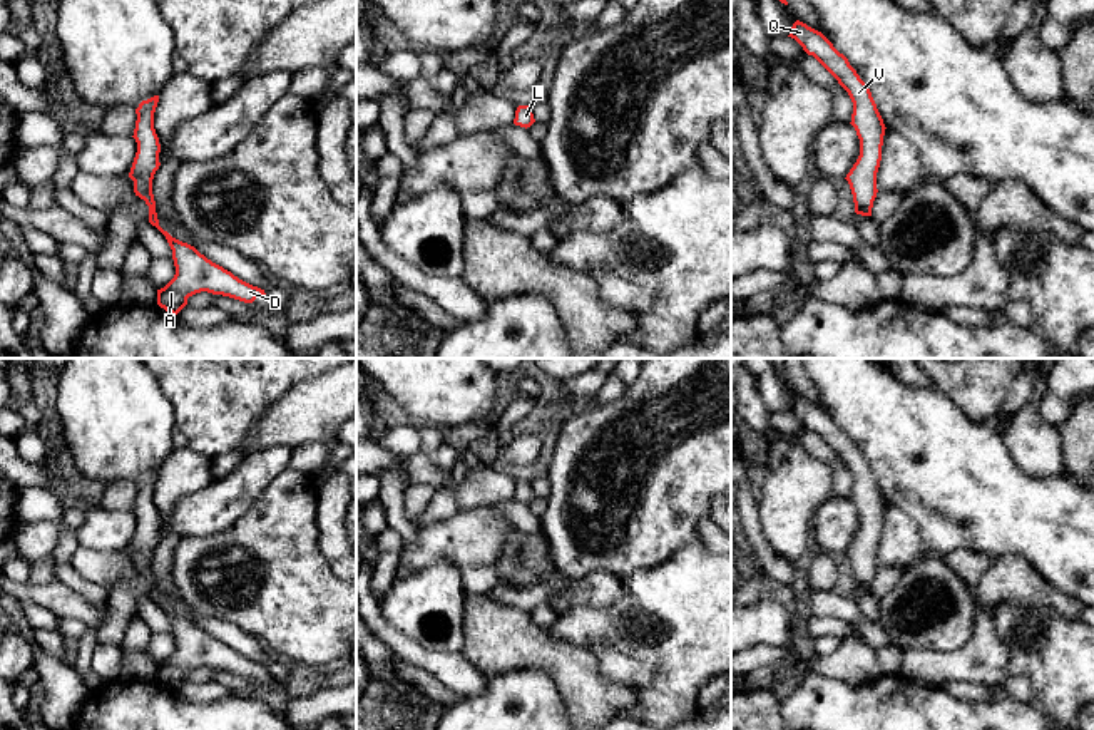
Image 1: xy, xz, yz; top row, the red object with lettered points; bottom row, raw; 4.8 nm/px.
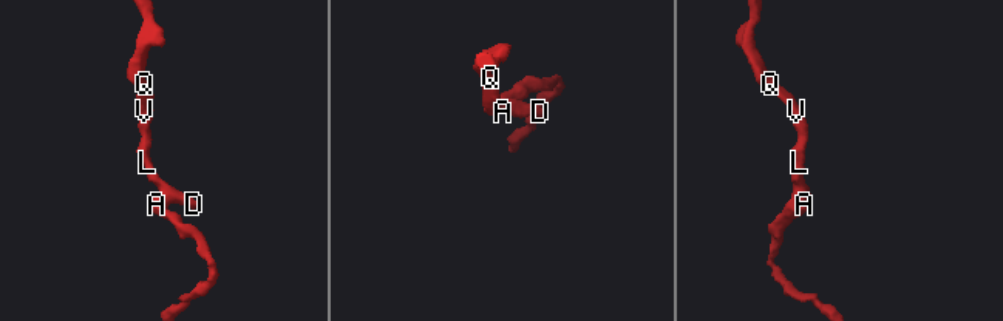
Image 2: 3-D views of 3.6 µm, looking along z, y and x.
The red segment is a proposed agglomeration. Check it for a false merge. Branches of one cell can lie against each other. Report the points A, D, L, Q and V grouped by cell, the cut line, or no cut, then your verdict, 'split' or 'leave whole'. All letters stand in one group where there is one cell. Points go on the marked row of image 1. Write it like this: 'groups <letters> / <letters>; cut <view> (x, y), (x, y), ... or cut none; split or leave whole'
groups A D L Q V; cut none; leave whole

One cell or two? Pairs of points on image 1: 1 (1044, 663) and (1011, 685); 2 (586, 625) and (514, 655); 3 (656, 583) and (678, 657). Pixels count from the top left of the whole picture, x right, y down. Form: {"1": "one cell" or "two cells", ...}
{"1": "two cells", "2": "two cells", "3": "one cell"}

